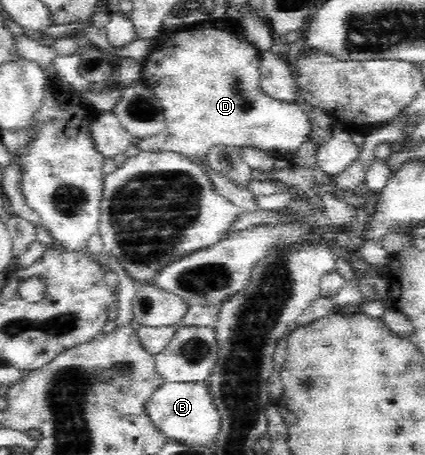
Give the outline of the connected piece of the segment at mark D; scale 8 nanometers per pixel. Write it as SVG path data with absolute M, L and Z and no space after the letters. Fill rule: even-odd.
M207 18L195 27L186 27L178 33L167 32L155 41L155 51L147 57L147 61L141 63L139 79L161 102L166 128L157 135L140 139L138 147L141 151L174 151L200 163L215 145L234 148L249 145L272 152L278 157L292 150L297 152L310 139L312 122L304 111L305 105L301 101L281 101L262 90L259 50L245 37L244 31L233 18Z

